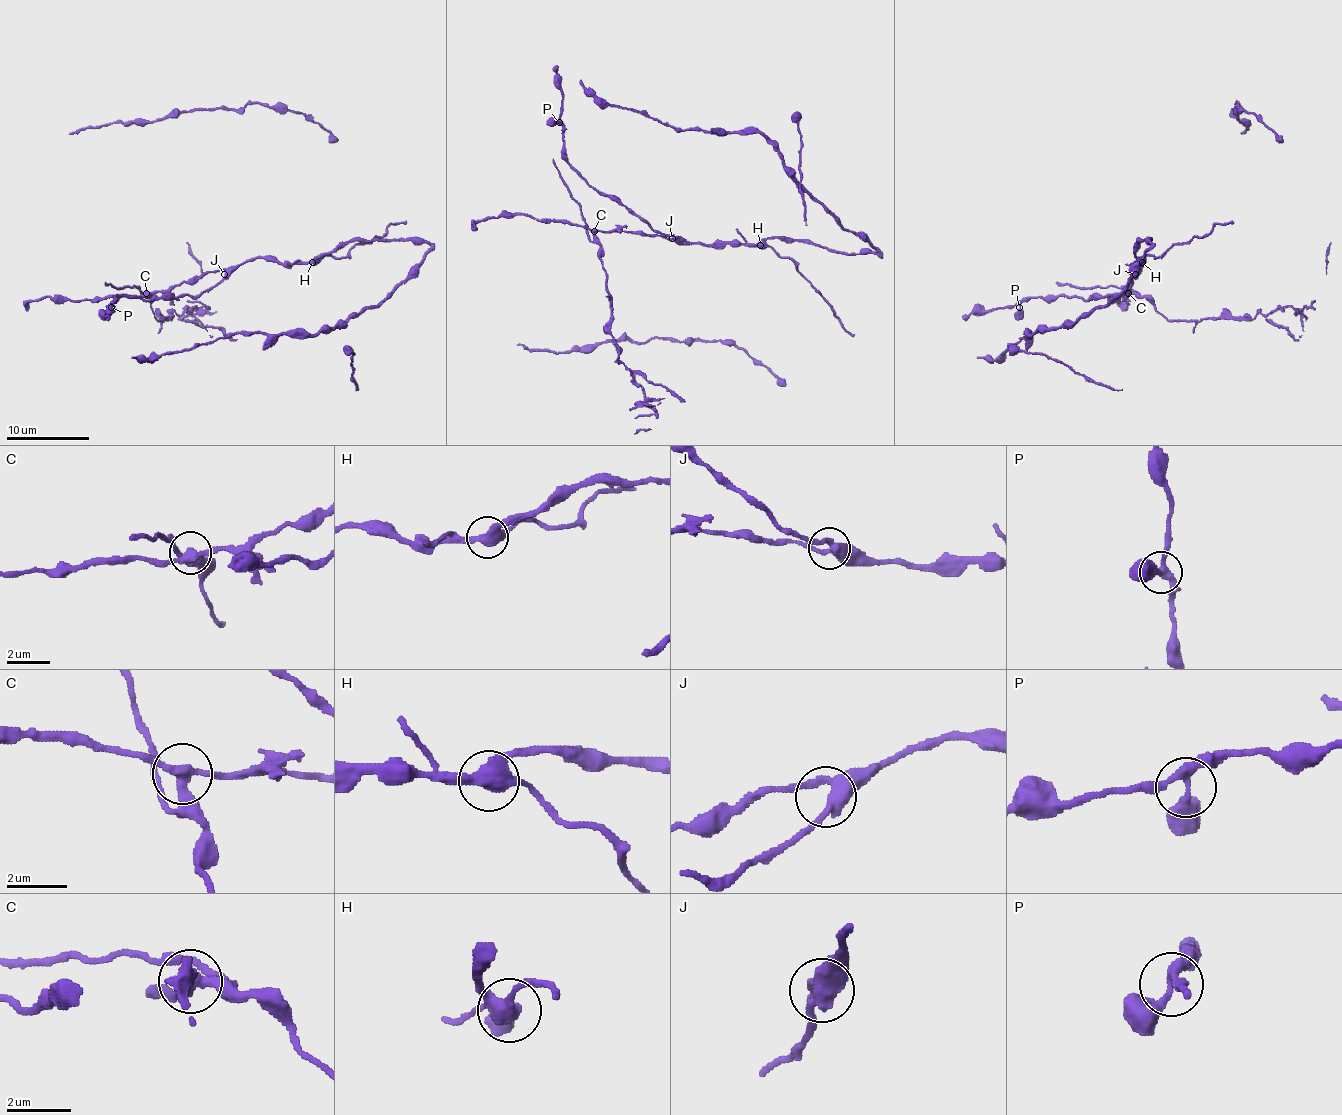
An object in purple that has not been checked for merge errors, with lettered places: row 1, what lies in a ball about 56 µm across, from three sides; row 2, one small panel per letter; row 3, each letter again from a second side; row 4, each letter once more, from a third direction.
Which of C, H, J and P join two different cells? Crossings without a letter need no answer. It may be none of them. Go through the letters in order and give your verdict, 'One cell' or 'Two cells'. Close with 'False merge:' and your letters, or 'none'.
C: Two cells
H: Two cells
J: One cell
P: One cell
False merge: C, H

